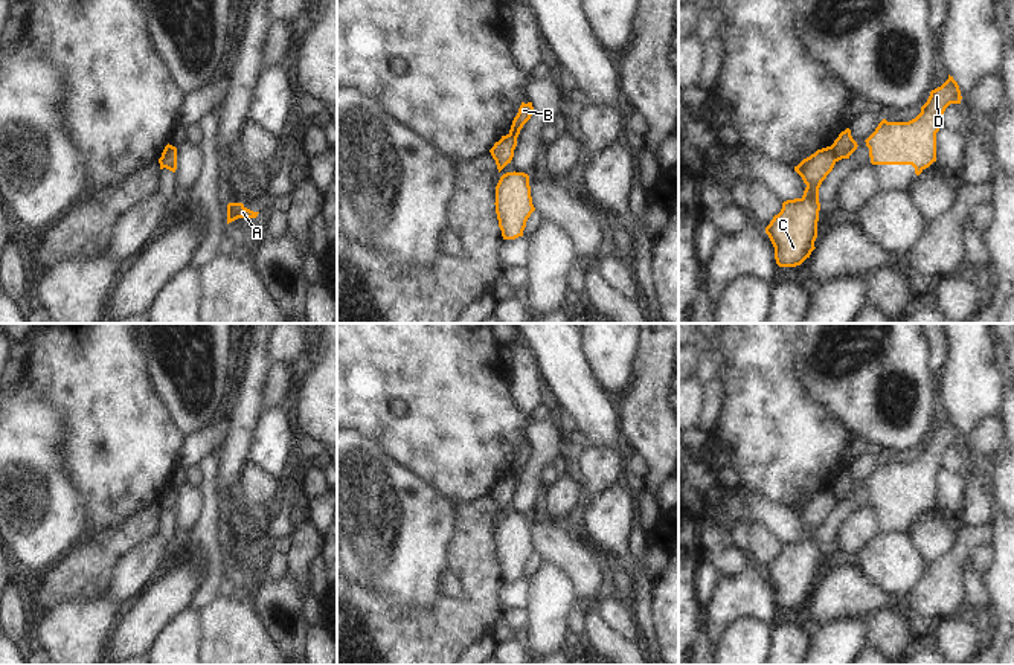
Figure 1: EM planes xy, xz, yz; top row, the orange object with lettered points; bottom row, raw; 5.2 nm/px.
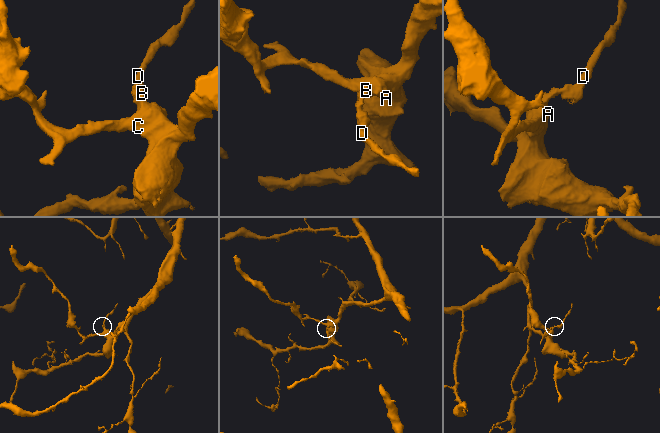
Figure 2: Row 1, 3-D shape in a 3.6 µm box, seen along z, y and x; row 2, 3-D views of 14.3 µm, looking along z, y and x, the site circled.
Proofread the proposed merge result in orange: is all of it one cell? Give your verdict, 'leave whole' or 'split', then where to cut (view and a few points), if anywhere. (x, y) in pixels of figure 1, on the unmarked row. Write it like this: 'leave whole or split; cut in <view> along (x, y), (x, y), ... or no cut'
split; cut in yz along (830, 488), (837, 502)

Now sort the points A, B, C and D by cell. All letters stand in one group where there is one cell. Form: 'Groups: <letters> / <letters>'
Groups: A B C / D

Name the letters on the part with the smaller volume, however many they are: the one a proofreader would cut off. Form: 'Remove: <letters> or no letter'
Remove: D

